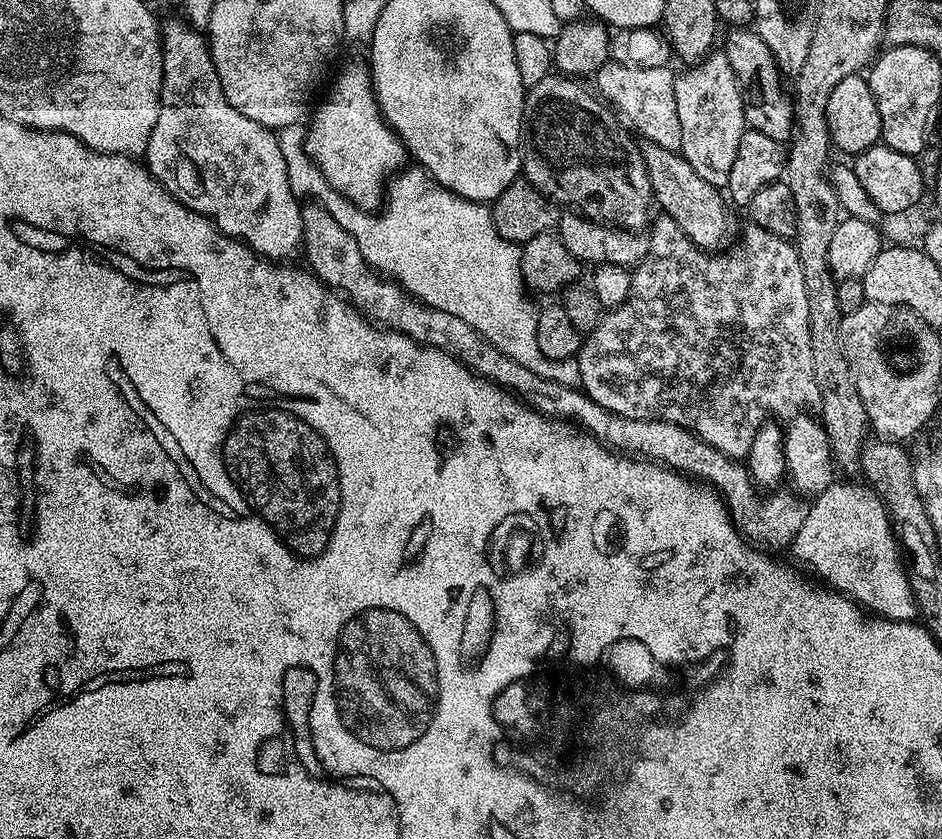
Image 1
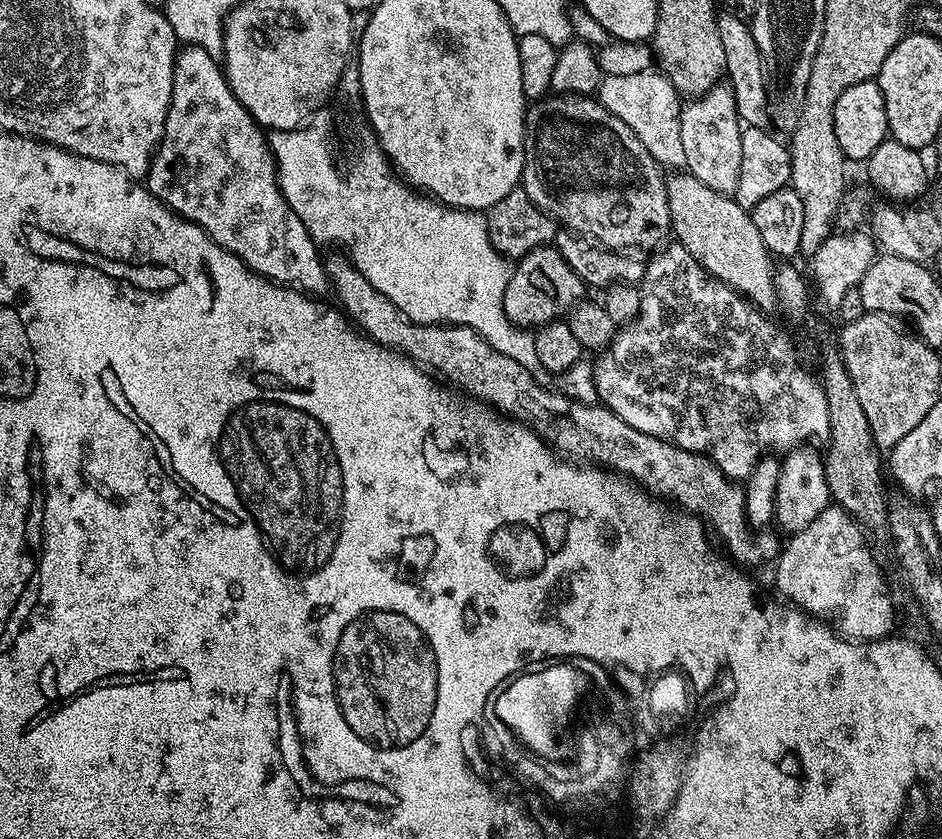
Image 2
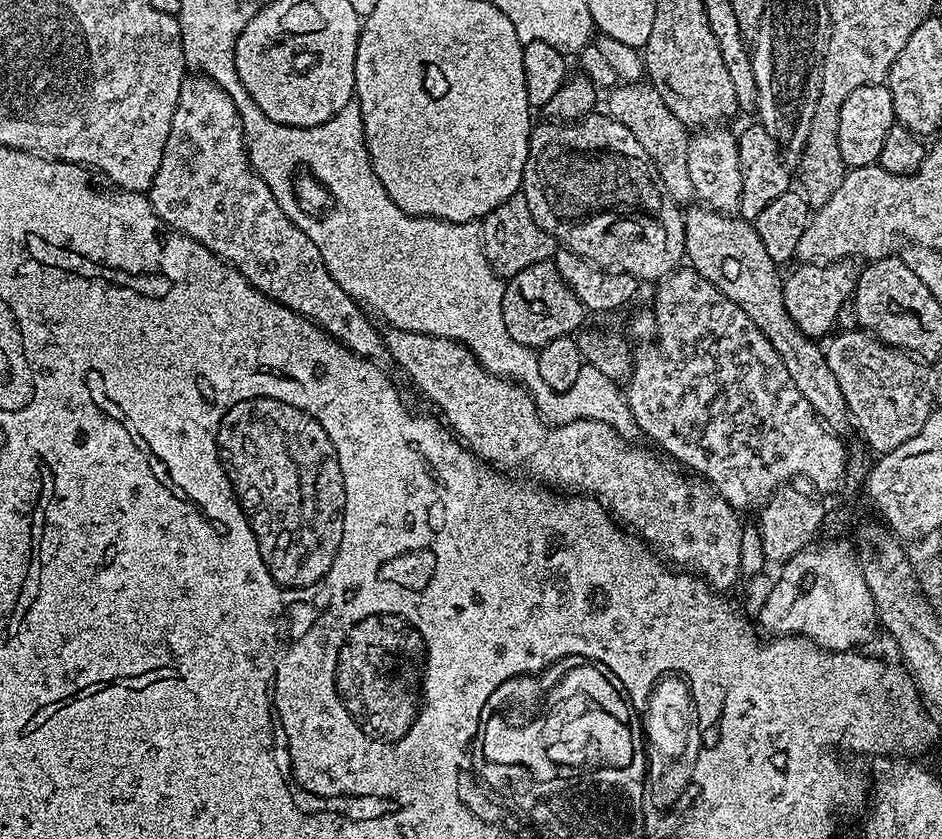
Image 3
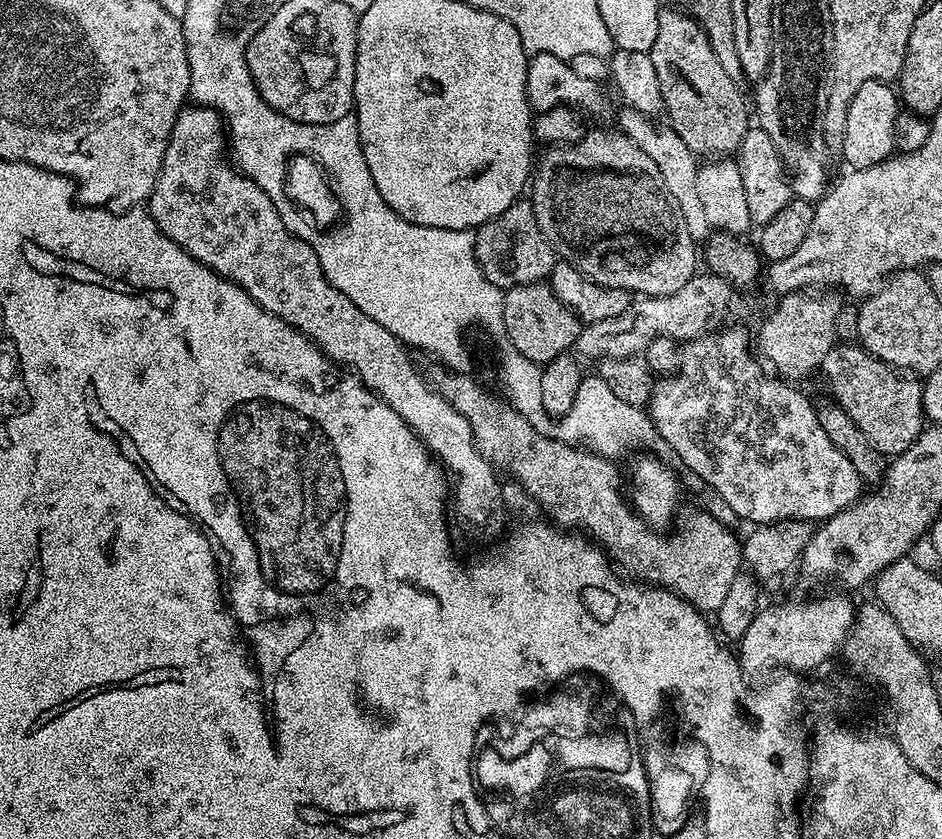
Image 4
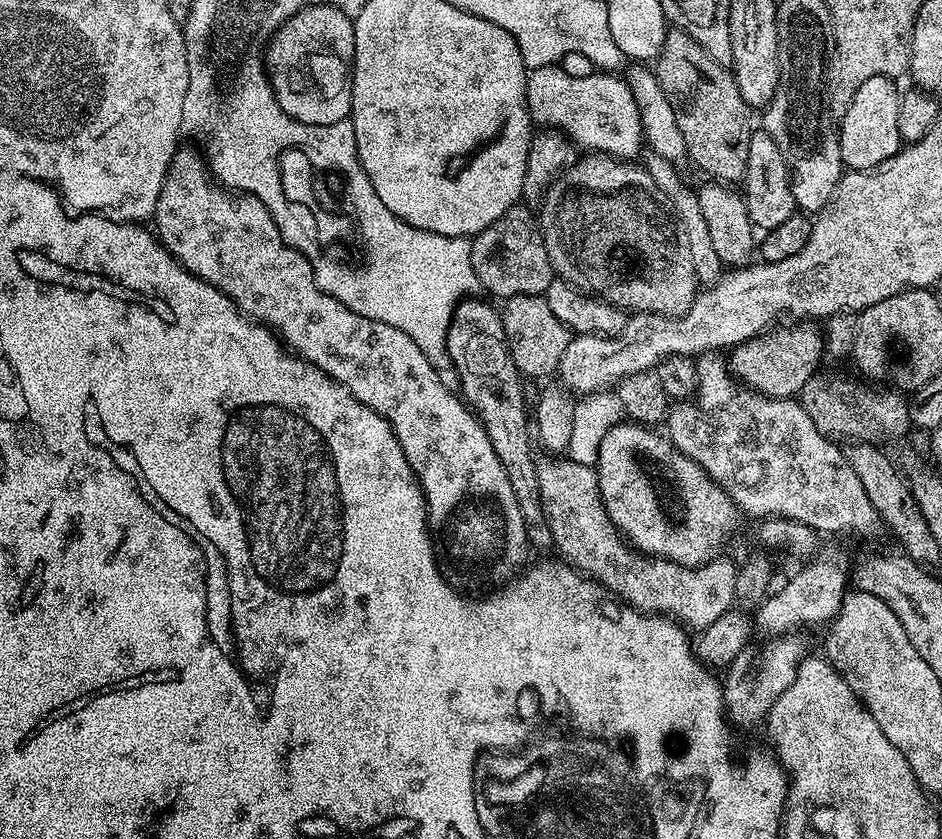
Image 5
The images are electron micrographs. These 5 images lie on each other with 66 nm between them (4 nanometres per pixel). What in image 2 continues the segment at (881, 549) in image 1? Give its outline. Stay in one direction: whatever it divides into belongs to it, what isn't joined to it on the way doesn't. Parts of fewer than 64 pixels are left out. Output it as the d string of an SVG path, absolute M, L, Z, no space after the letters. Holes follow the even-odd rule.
M830 506L810 526L789 535L774 561L781 597L809 616L834 622L836 631L853 642L891 637L896 624L888 584L867 538L865 529L847 510Z

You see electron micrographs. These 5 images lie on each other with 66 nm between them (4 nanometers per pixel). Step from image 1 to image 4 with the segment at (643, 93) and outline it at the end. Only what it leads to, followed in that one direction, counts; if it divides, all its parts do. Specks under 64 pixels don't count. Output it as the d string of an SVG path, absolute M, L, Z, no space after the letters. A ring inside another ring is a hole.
M624 106L621 109L620 124L618 124L619 131L623 132L625 136L629 136L642 151L653 159L658 172L662 175L663 182L666 183L666 188L670 194L674 195L674 200L678 202L683 221L686 222L686 228L692 240L697 244L707 241L712 227L708 217L706 217L703 203L699 200L697 186L699 165L696 154L688 149L686 142L682 142L682 138L678 138L678 134L670 126L659 128L652 121L655 119L649 118L637 108Z

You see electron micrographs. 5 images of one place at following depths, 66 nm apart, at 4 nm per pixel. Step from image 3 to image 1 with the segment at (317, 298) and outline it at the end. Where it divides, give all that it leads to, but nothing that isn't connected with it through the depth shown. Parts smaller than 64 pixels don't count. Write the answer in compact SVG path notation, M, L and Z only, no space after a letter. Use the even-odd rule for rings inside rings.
M177 18L162 28L164 53L162 54L162 94L160 95L160 109L158 110L158 122L154 122L154 130L148 139L148 145L144 151L143 159L150 175L173 196L179 204L194 210L198 214L208 217L212 224L223 236L229 236L232 240L241 240L248 248L252 248L265 260L277 262L292 262L301 255L304 243L304 214L301 201L290 190L290 182L286 174L286 158L282 158L282 146L279 135L273 129L262 126L258 122L238 114L230 102L226 102L226 94L222 94L222 82L218 82L218 70L214 70L212 55L208 49L207 39L191 24Z

